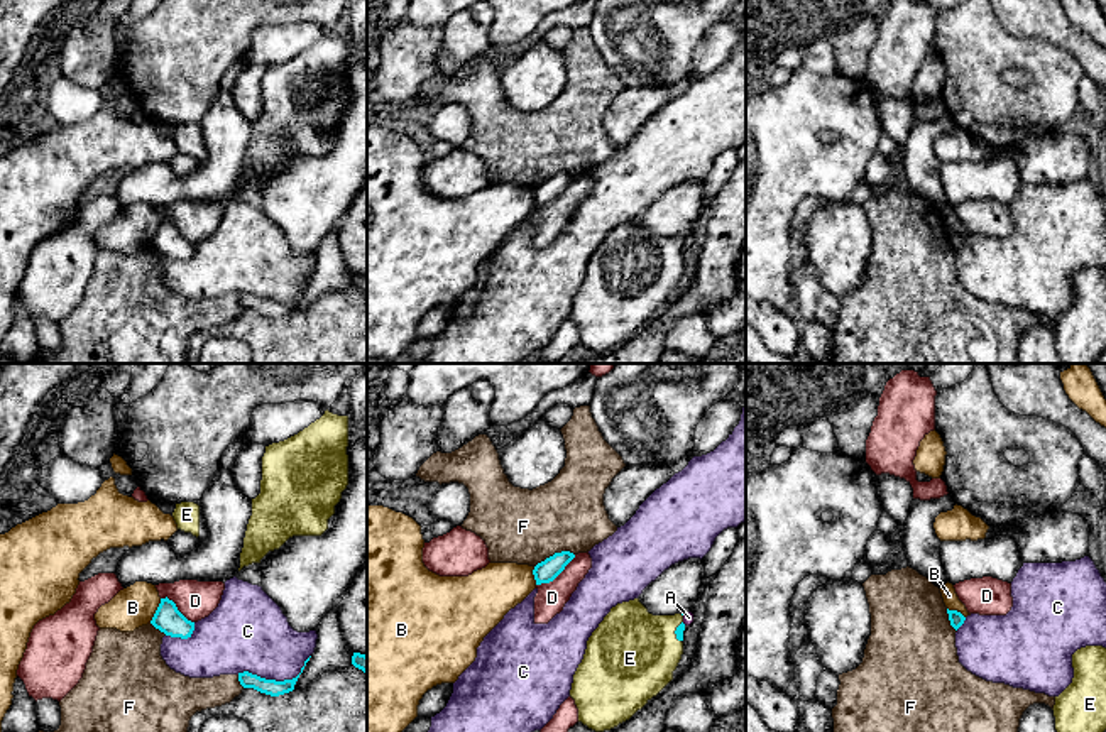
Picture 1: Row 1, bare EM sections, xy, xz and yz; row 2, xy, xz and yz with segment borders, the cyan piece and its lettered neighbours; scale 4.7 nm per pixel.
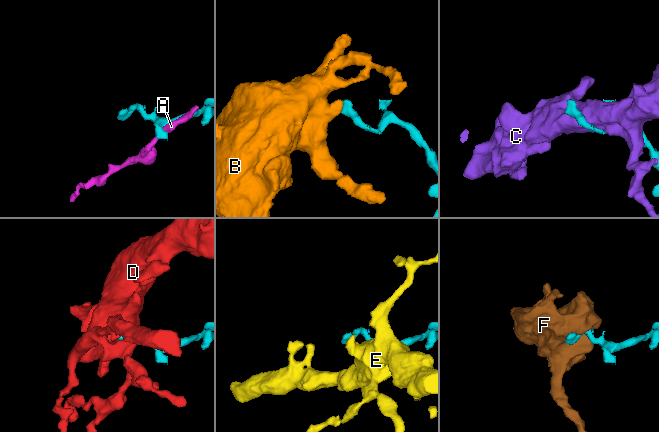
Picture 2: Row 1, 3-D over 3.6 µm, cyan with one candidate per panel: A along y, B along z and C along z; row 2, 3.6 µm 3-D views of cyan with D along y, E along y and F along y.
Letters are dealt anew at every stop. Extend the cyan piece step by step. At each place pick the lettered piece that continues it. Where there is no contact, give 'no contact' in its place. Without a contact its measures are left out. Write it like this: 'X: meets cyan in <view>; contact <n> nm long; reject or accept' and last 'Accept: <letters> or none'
A: no contact; reject
B: meets cyan in xy; contact 130 nm long; reject
C: meets cyan in xy; contact 360 nm long; reject
D: meets cyan in xz; contact 240 nm long; reject
E: meets cyan in xz; contact 110 nm long; accept
F: meets cyan in xz; contact 200 nm long; reject
Accept: E

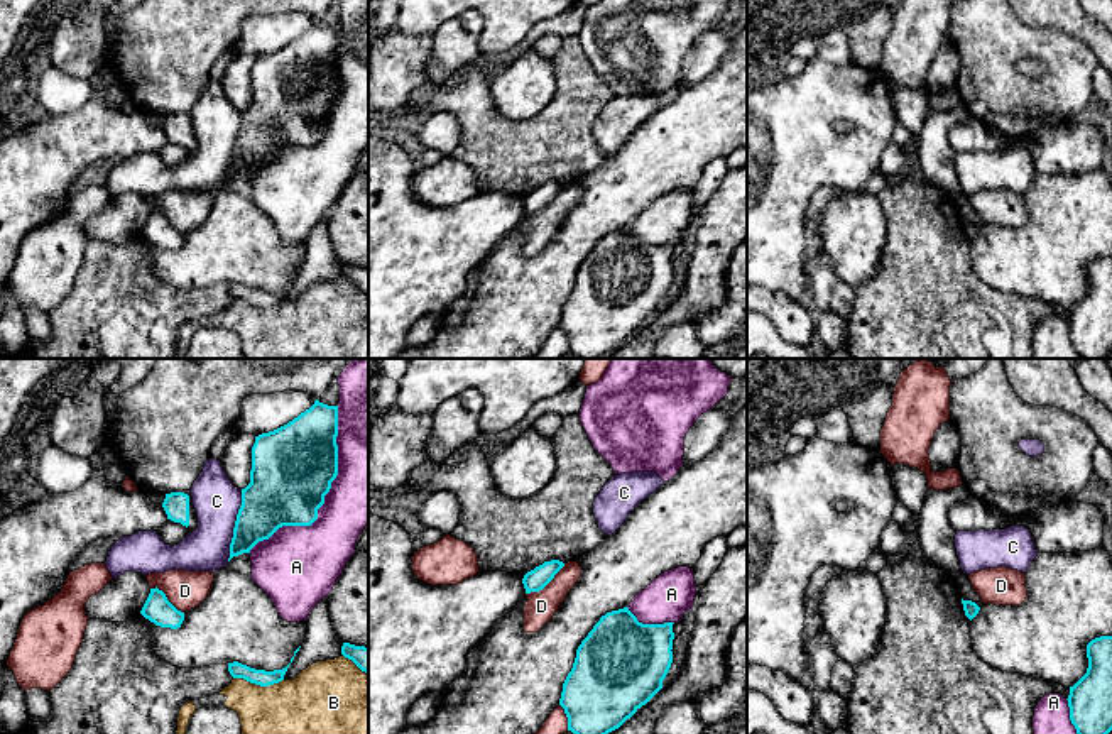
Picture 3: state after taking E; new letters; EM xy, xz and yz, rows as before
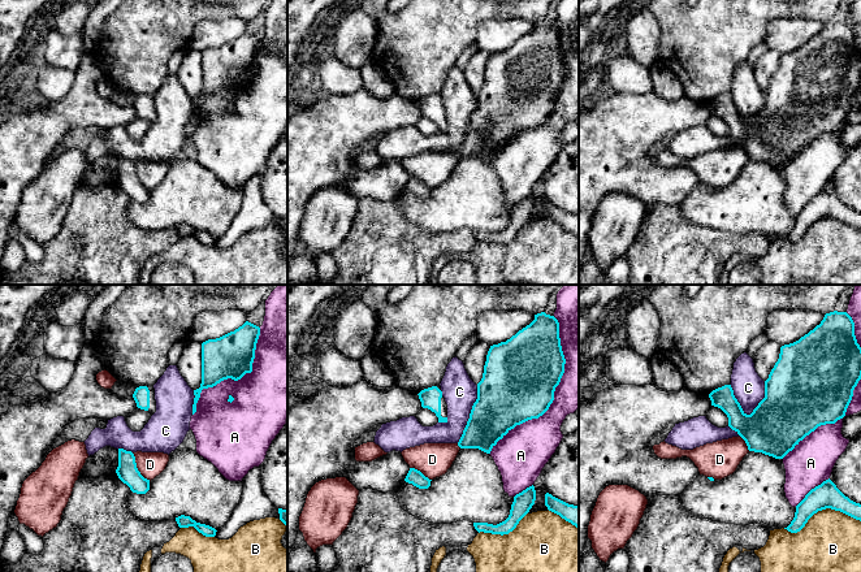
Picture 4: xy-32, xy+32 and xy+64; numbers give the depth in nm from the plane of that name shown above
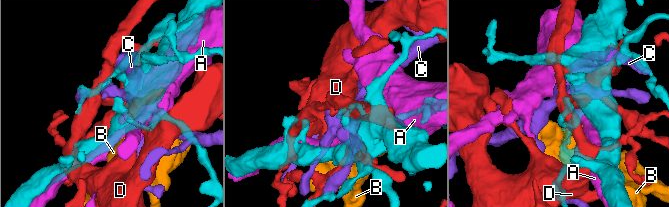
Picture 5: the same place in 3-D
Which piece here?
A: meets cyan in xy; contact 800 nm long; reject
B: meets cyan in xy; contact 240 nm long; reject
C: meets cyan in xy; contact 340 nm long; reject
D: meets cyan in xz; contact 240 nm long; reject
Accept: none

